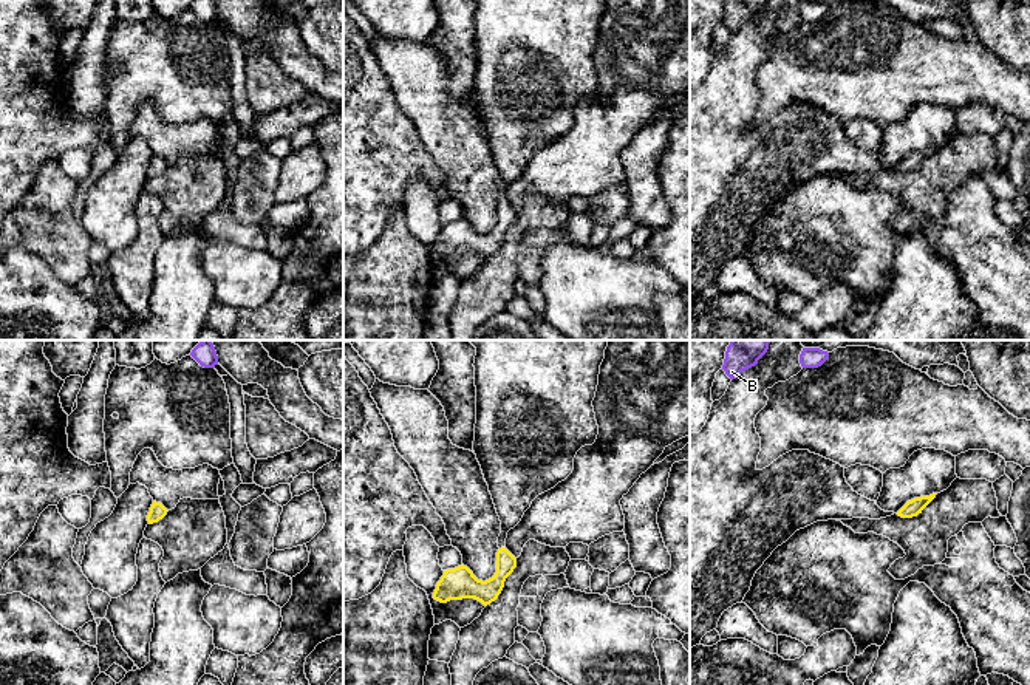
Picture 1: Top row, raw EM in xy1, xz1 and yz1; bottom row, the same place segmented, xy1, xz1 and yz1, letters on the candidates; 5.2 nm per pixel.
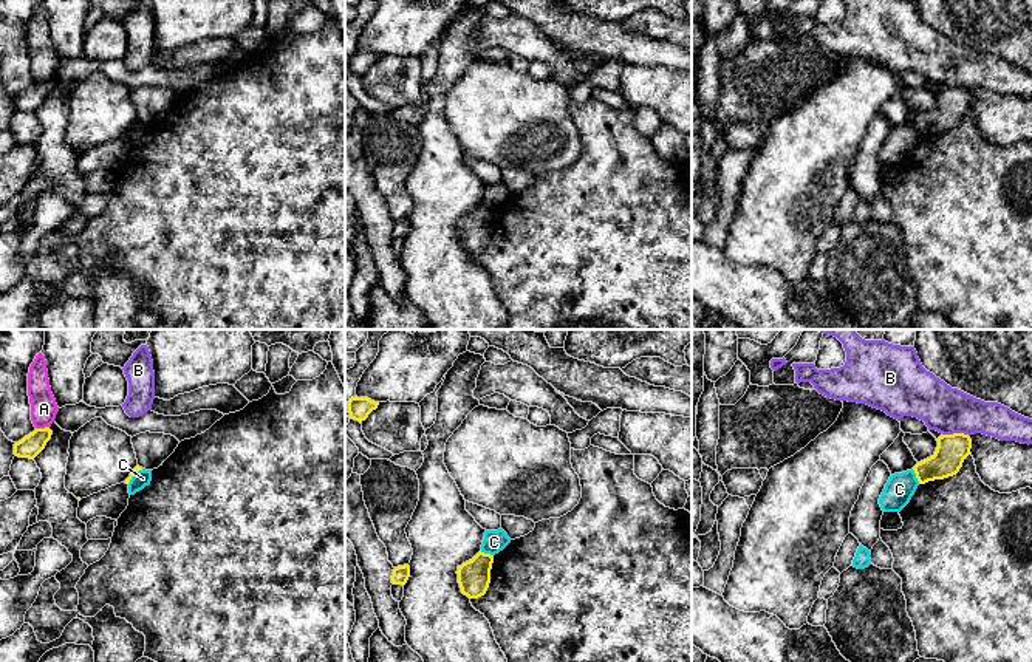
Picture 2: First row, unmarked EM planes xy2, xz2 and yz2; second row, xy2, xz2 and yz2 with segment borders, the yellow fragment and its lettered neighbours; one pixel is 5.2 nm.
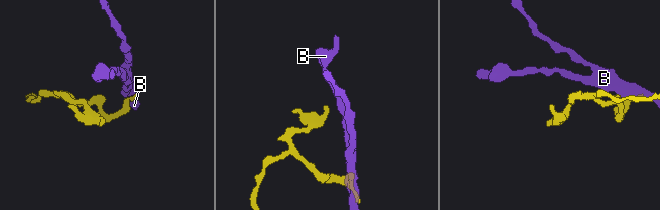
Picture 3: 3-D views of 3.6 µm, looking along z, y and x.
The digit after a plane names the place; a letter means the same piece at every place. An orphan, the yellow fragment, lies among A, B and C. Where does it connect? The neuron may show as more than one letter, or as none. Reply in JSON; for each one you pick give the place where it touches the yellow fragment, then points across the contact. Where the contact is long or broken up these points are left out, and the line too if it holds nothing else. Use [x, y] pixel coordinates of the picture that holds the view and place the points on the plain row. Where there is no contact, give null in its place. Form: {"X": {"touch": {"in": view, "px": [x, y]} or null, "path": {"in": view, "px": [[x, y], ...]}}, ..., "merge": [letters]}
{"merge": []}

